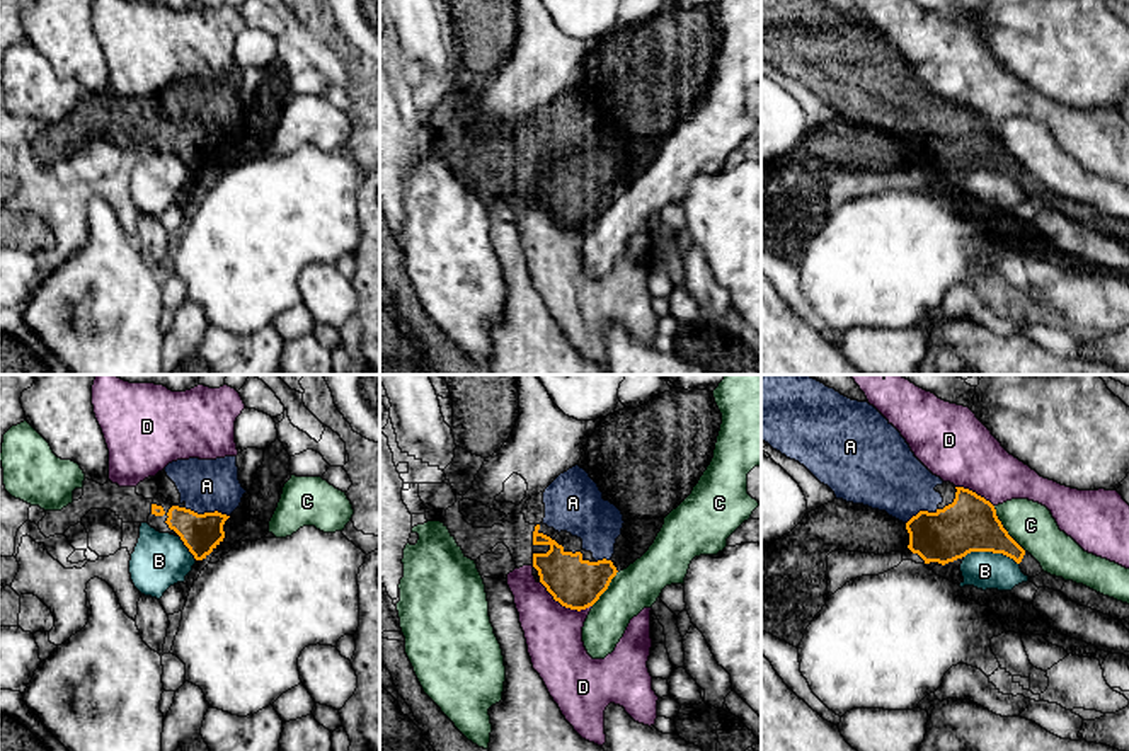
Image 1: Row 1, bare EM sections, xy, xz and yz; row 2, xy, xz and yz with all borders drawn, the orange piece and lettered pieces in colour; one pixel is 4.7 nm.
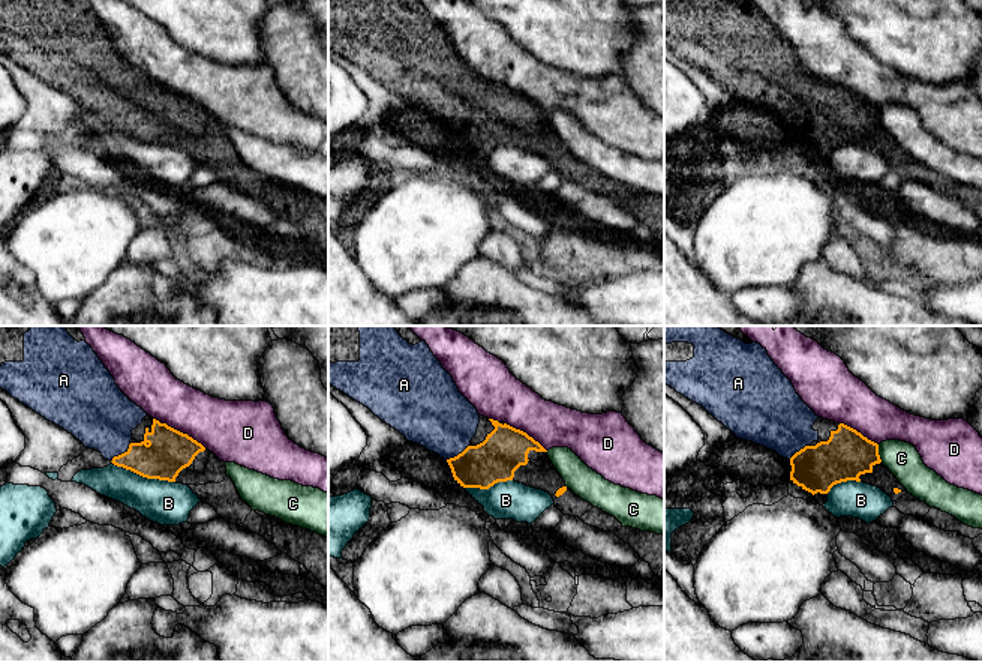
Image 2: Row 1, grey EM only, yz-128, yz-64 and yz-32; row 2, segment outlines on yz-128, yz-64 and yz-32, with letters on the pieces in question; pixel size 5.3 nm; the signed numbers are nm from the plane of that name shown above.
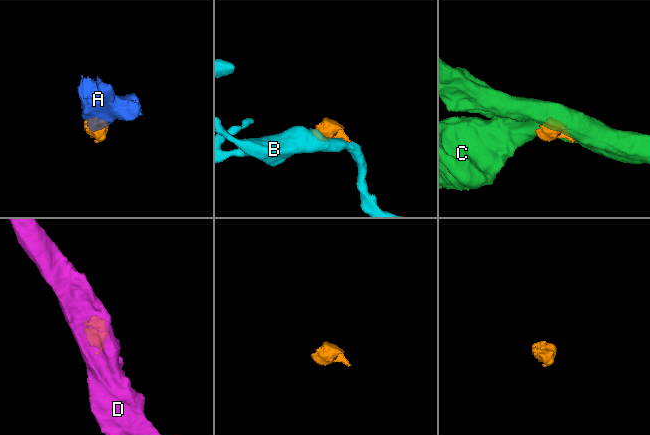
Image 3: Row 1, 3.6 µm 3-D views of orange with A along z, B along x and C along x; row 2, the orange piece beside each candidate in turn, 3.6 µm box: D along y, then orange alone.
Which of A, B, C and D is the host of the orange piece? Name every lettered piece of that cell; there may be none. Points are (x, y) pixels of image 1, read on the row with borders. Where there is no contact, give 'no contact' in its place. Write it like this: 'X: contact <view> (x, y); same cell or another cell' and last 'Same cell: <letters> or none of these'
A: contact xy (206, 513); same cell
B: contact yz (991, 550); another cell
C: contact yz (1003, 528); another cell
D: contact xz (564, 605); another cell
Same cell: A

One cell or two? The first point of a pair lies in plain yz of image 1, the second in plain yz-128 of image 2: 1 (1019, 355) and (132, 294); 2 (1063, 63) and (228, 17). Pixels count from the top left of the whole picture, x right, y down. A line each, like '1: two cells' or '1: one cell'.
1: one cell
2: one cell

